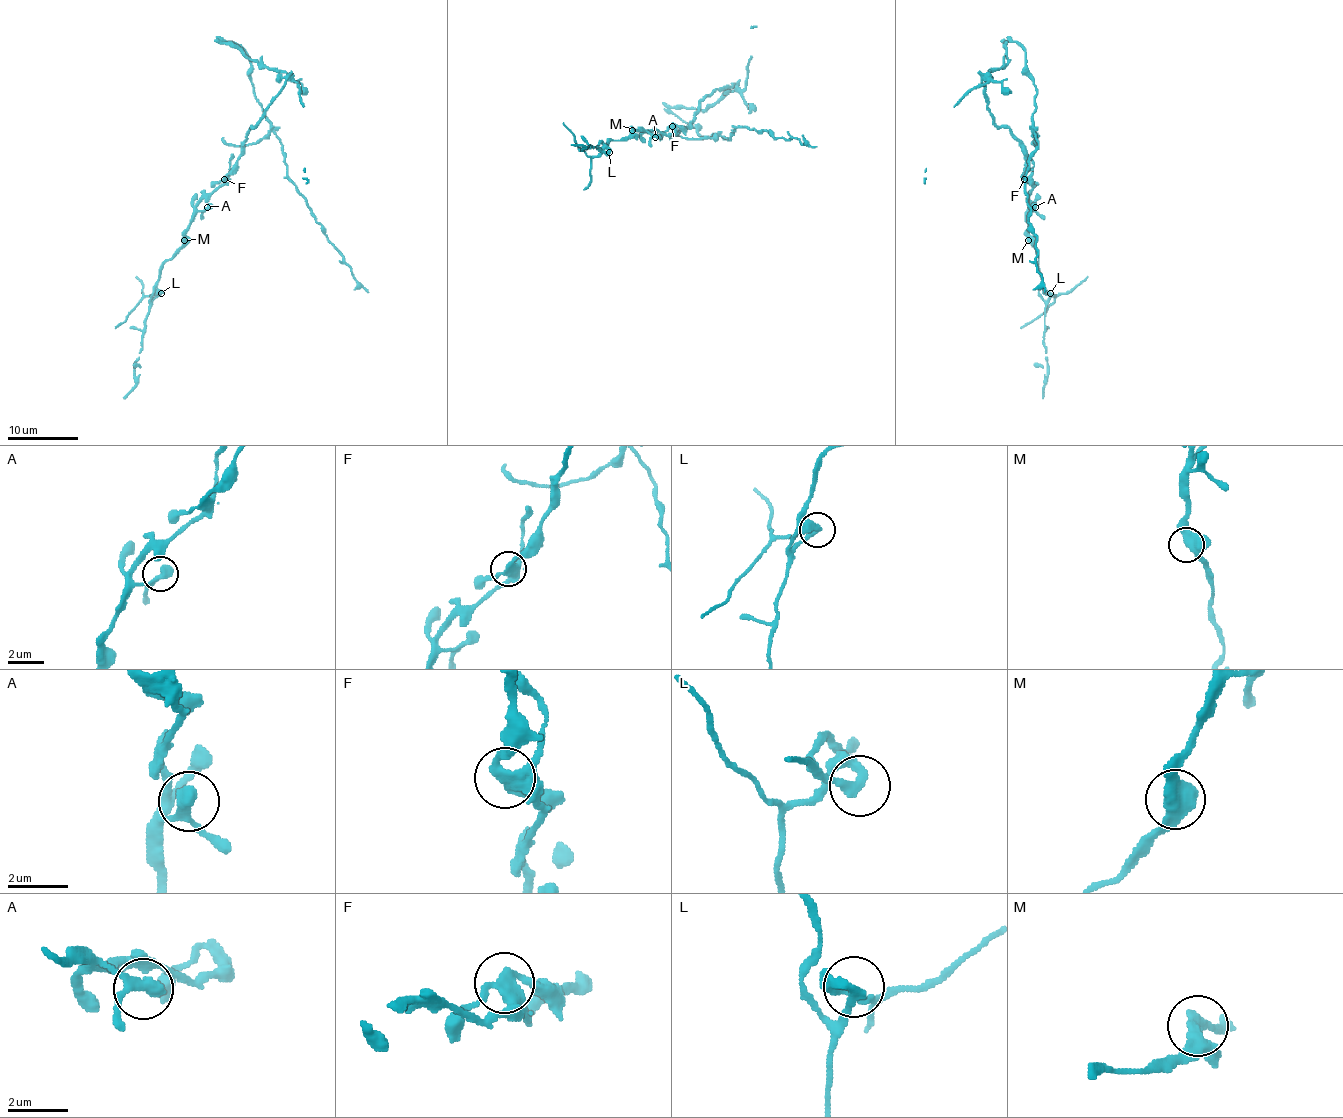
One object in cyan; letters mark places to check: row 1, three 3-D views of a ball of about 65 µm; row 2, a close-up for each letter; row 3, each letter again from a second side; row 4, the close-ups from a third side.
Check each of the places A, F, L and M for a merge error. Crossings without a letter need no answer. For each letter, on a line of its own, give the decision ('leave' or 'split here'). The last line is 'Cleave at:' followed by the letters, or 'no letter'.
A: leave
F: split here
L: split here
M: leave
Cleave at: F, L

